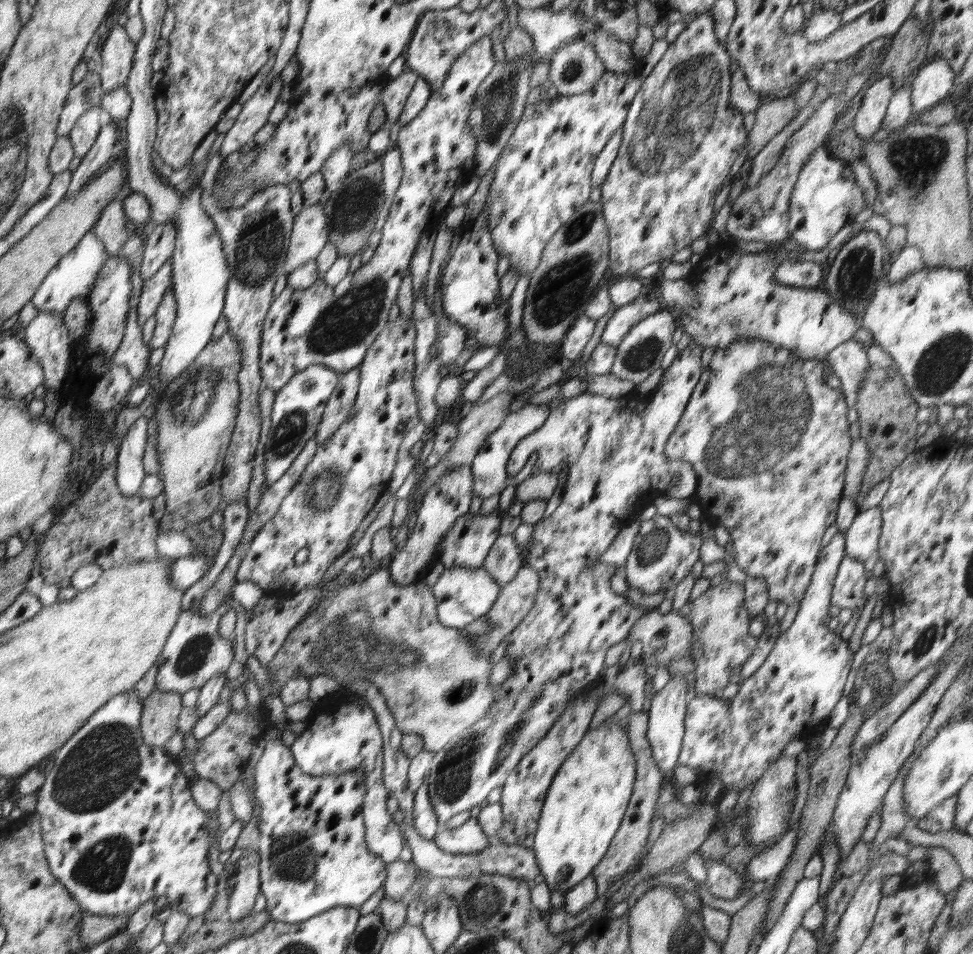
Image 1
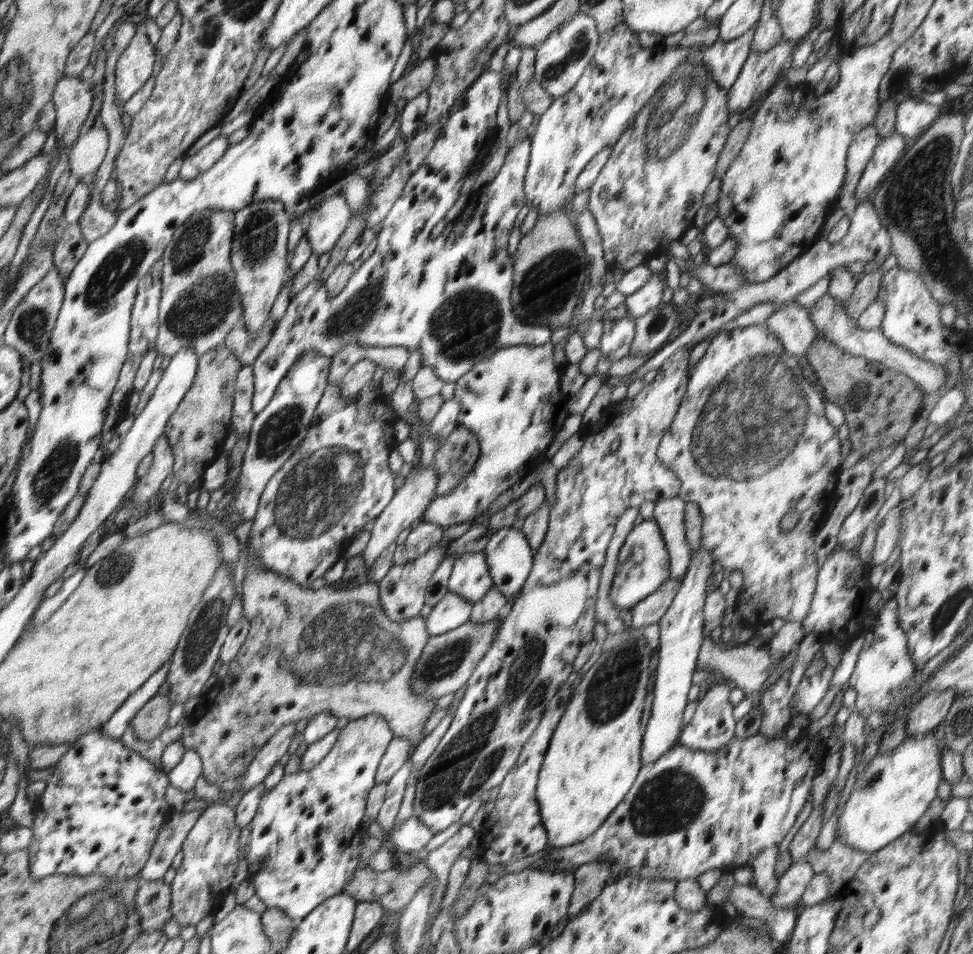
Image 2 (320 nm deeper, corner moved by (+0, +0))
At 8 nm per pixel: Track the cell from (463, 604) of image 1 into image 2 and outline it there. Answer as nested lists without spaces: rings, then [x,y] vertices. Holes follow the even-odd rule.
[[[448,591],[433,607],[425,620],[426,630],[430,637],[450,632],[466,623],[471,615],[473,604],[460,596]]]

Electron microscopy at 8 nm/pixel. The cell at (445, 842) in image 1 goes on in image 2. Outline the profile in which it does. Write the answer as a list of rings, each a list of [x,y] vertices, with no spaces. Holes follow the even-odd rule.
[[[412,815],[408,820],[404,820],[404,824],[398,826],[394,832],[388,834],[386,841],[389,841],[398,852],[417,854],[432,838],[434,838],[434,830],[426,827]]]

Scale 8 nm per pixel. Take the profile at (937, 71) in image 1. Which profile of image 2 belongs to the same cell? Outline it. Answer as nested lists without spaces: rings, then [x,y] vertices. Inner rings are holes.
[[[906,98],[897,106],[895,130],[905,138],[907,144],[910,144],[942,113],[943,109],[939,105]]]

